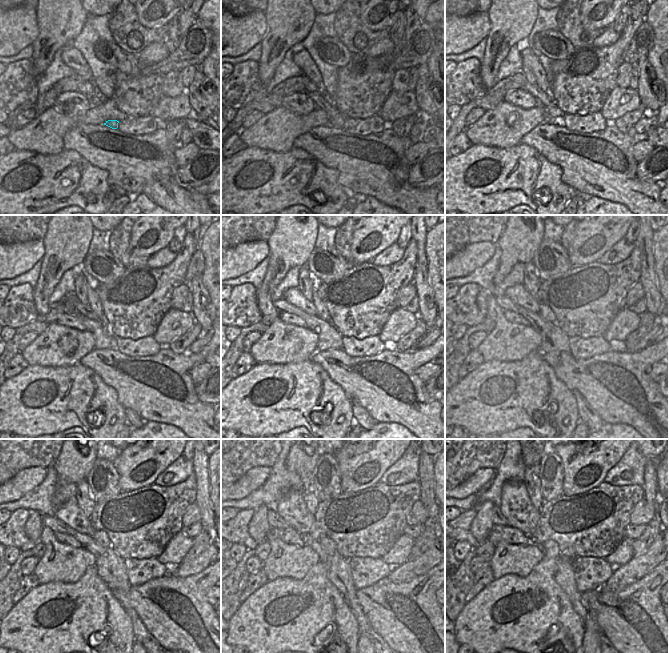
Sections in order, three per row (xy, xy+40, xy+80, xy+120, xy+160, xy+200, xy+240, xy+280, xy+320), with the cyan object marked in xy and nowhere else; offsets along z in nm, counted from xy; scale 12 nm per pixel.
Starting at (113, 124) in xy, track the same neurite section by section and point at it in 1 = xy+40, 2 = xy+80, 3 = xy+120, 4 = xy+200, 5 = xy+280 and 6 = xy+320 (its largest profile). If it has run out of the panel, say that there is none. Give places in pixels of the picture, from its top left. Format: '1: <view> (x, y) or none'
1: xy+40 (336, 119)
2: xy+80 (552, 110)
3: xy+120 (85, 310)
4: xy+200 (518, 294)
5: xy+280 (292, 508)
6: xy+320 (516, 506)

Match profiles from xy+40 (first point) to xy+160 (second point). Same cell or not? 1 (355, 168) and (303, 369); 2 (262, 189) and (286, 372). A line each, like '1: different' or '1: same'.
1: different
2: same

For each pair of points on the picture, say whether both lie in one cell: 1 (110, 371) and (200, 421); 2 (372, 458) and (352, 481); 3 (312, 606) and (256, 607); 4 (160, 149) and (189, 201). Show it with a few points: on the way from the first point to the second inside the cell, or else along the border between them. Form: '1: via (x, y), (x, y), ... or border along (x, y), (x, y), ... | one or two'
1: via (132, 379), (173, 400), (178, 405) | one
2: via (366, 464), (354, 476) | one
3: via (299, 602), (292, 602), (285, 595), (270, 601) | one
4: via (160, 163), (160, 176), (175, 191) | one

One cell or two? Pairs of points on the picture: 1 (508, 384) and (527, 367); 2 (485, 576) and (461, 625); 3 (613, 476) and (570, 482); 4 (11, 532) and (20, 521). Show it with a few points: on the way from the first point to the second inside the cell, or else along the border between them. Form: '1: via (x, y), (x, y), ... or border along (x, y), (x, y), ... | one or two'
1: via (513, 379), (522, 372) | one
2: border along (493, 581), (466, 603) | two
3: border along (620, 459), (609, 470), (603, 480) | two
4: via (13, 529), (17, 524) | one

